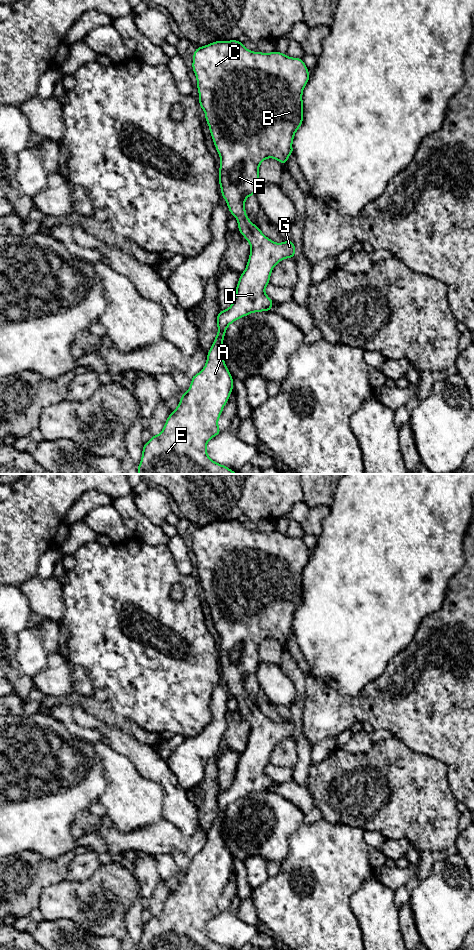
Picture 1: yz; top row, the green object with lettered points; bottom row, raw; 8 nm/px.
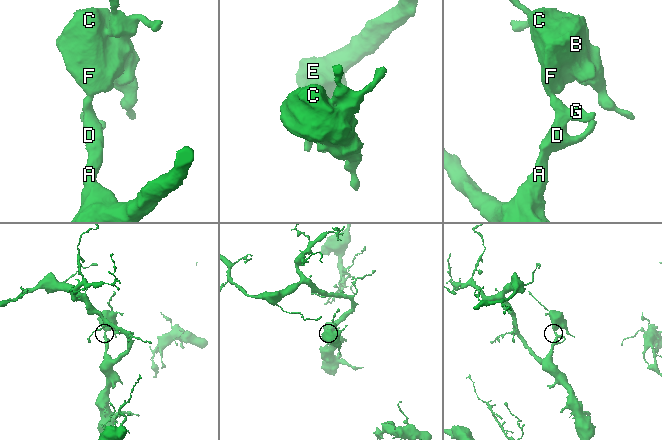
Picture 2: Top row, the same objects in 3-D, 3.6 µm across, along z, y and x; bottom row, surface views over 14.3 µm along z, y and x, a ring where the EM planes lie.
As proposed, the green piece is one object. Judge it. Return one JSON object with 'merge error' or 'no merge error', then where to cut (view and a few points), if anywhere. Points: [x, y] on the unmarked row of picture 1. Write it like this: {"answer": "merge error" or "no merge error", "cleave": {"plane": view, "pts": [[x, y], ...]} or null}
{"answer": "no merge error", "cleave": null}

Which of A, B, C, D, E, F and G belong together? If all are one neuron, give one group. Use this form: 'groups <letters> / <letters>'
groups A B C D E F G

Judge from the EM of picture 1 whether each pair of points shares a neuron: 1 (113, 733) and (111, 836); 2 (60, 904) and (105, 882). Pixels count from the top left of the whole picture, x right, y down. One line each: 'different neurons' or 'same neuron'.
1: different neurons
2: same neuron

